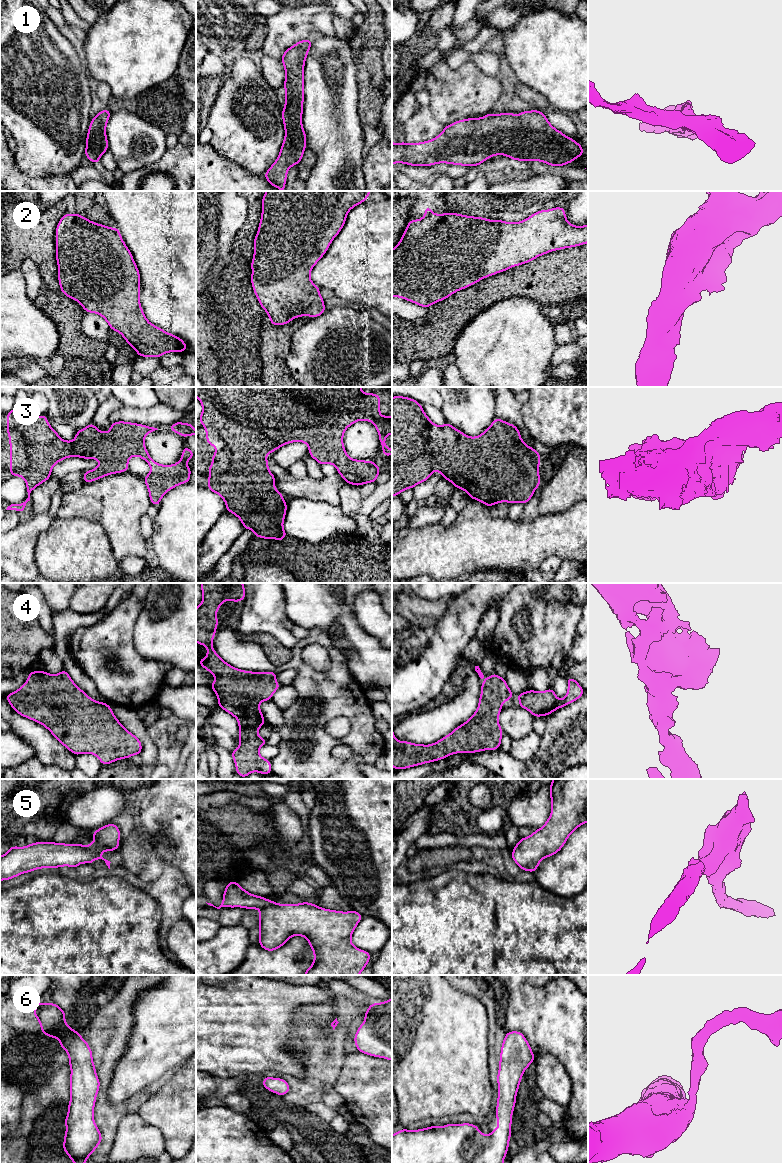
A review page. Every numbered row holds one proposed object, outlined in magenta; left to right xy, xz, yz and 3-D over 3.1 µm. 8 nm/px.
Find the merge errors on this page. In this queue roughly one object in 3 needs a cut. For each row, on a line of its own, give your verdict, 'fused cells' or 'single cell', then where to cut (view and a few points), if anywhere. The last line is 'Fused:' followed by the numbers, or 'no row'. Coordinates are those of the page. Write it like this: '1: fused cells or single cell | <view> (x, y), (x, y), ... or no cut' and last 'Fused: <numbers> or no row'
1: single cell | no cut
2: single cell | no cut
3: fused cells | xz (215, 446), (231, 447), (246, 438), (260, 434), (273, 450)
4: single cell | no cut
5: single cell | no cut
6: single cell | no cut
Fused: 3

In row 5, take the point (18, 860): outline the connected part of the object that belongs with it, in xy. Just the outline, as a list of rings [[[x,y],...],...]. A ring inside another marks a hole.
[[[112,822],[94,831],[92,837],[95,842],[87,846],[83,846],[81,843],[64,844],[42,841],[29,844],[25,847],[12,846],[6,854],[0,856],[0,881],[9,880],[23,873],[32,872],[40,868],[52,869],[62,866],[77,868],[81,863],[92,864],[96,859],[104,860],[110,869],[111,862],[104,859],[101,853],[103,851],[116,851],[120,847],[120,836],[119,828]]]

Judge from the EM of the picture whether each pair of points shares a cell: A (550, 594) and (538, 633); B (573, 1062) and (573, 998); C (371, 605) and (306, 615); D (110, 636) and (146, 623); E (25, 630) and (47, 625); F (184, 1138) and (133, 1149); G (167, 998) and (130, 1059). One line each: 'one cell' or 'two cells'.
A: two cells
B: one cell
C: two cells
D: two cells
E: two cells
F: two cells
G: one cell

